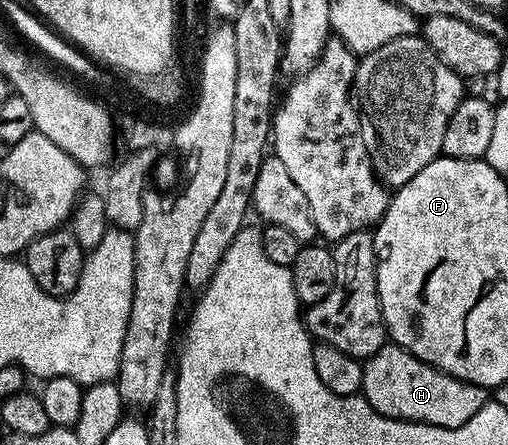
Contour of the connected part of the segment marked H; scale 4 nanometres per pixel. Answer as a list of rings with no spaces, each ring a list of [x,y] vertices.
[[[385,344],[366,359],[363,367],[362,397],[382,416],[398,418],[402,422],[425,422],[428,426],[458,428],[466,424],[474,412],[481,410],[490,398],[485,387],[443,374],[395,344]]]

